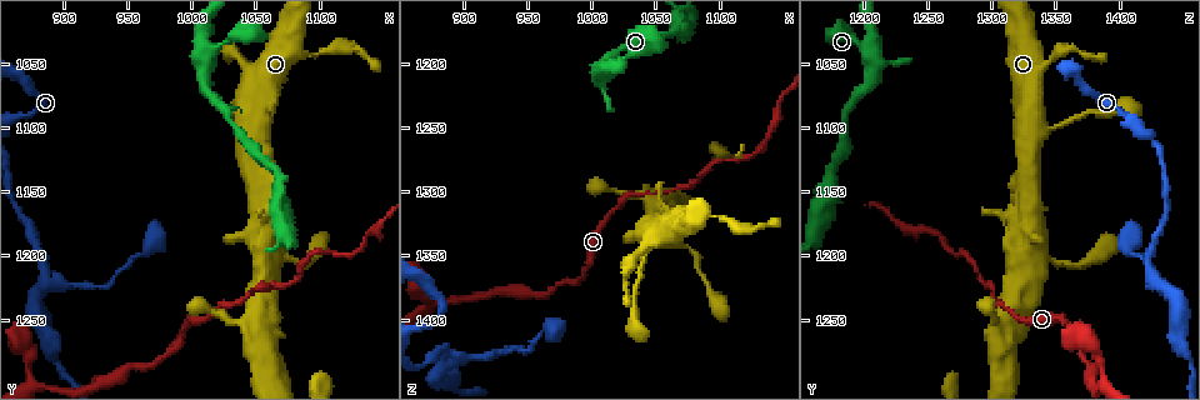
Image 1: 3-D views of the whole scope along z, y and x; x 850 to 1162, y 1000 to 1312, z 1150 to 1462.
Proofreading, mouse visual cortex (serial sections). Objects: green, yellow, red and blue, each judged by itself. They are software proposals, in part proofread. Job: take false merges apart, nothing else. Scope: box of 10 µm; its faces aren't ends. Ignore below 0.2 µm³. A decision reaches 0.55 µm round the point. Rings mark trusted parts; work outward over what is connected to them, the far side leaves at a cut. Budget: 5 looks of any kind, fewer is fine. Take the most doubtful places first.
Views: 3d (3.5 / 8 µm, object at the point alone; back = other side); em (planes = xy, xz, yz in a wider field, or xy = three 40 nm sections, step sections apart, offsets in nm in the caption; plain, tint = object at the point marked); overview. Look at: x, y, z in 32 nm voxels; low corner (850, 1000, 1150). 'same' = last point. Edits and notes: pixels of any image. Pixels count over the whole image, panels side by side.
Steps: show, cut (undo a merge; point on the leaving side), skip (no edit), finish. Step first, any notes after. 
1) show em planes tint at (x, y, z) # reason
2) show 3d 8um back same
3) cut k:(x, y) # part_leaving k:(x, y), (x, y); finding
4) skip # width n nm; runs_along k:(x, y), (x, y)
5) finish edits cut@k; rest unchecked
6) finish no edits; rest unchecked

show 3d 3.5um at (888, 1220, 1426) # three arms meet

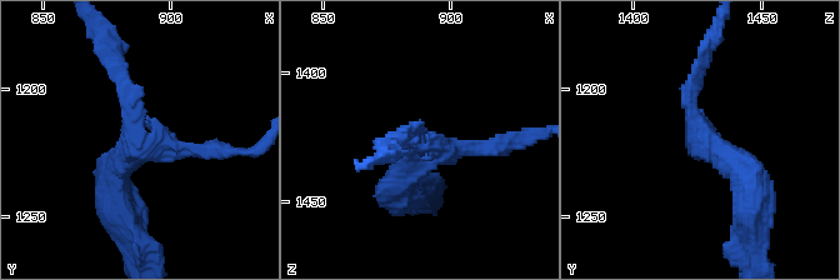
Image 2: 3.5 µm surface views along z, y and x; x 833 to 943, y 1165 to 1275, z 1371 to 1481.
show em planes tint at (888, 1219, 1426) # need the tissue

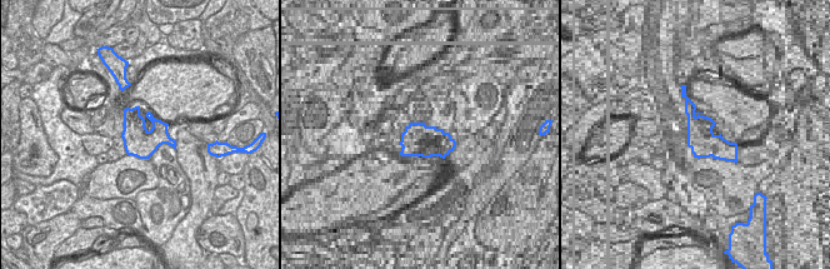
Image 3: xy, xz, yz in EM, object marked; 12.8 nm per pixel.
skip # runs_along 2:(118, 66), (140, 139), (114, 193); one cell here

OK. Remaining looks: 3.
show 3d 8um at (1010, 1042, 1202) # branch point

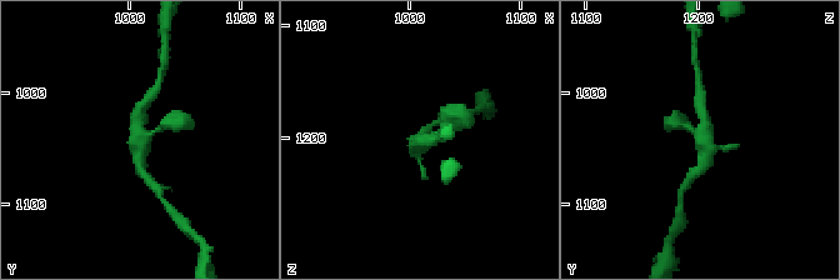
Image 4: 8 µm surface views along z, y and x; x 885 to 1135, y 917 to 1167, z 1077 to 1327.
show em xy step 2 tint same

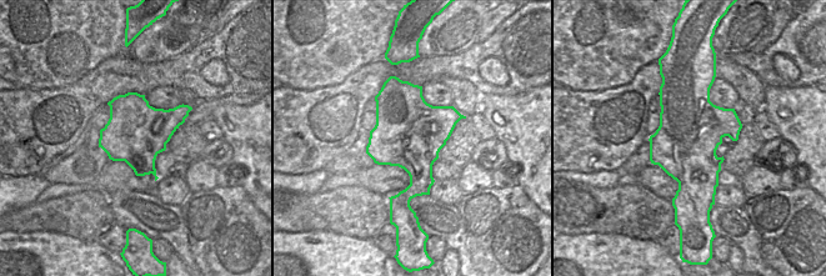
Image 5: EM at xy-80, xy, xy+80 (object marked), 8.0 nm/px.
skip # width 550 nm; runs_along 4:(169, 126), (139, 139), (141, 173); all the same cell

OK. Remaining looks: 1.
finish no edits; rest unchecked

